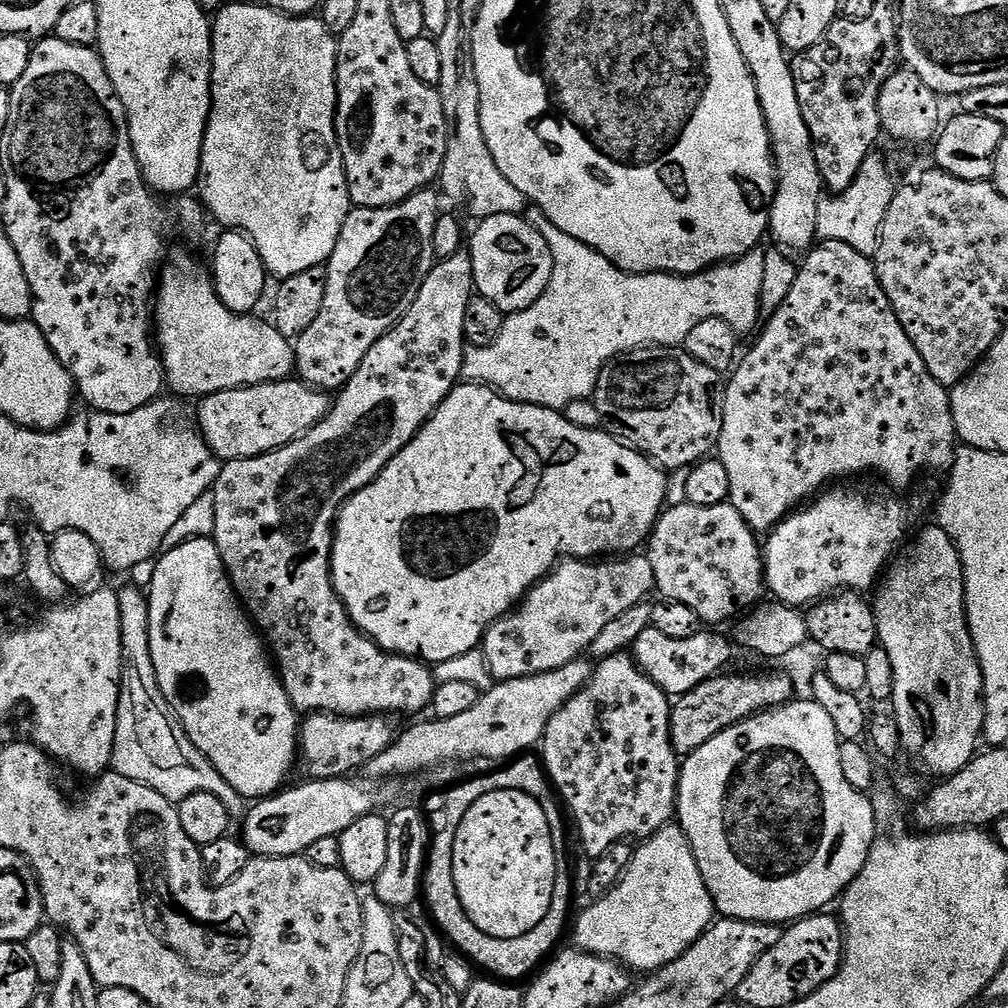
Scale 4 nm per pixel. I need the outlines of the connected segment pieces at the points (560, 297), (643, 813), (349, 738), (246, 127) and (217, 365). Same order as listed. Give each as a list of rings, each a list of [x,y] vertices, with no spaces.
[[[532,206],[529,209],[526,212],[528,223],[546,238],[546,246],[550,246],[554,258],[550,282],[534,306],[525,312],[505,315],[502,334],[498,334],[490,346],[469,347],[465,351],[462,373],[465,381],[486,384],[508,400],[562,410],[570,406],[570,402],[589,399],[595,393],[602,366],[623,352],[645,346],[683,345],[686,334],[690,334],[698,322],[706,322],[706,318],[722,318],[722,322],[730,322],[738,334],[744,334],[752,327],[755,329],[756,322],[761,321],[760,295],[766,263],[763,247],[752,248],[744,256],[725,260],[723,264],[716,264],[693,276],[675,276],[669,272],[623,272],[605,256],[578,242],[578,238],[570,238],[570,234],[558,230],[541,208]]]
[[[619,652],[599,661],[582,690],[550,718],[542,741],[544,771],[570,816],[572,811],[589,857],[598,857],[615,844],[643,842],[673,823],[682,760],[672,744],[672,710],[668,693],[642,671],[628,652]]]
[[[314,712],[303,717],[298,728],[298,760],[308,767],[313,780],[339,780],[351,777],[363,769],[382,750],[391,746],[398,735],[398,728],[387,715],[334,716],[326,712]]]
[[[237,2],[225,3],[215,13],[212,25],[212,109],[208,115],[206,134],[202,142],[202,162],[200,163],[200,179],[198,181],[198,199],[204,205],[207,215],[225,229],[244,232],[254,242],[258,254],[262,258],[264,268],[276,278],[302,274],[302,270],[310,270],[327,265],[334,254],[334,246],[342,234],[342,226],[354,205],[348,193],[346,170],[342,162],[340,147],[336,141],[336,46],[337,37],[324,25],[319,15],[287,16],[263,3],[251,2],[240,5]]]
[[[180,252],[170,260],[163,265],[158,276],[158,295],[154,300],[154,340],[158,345],[158,355],[164,362],[167,387],[173,388],[177,397],[203,398],[222,390],[287,380],[293,375],[296,366],[293,341],[278,334],[275,324],[267,319],[259,320],[256,314],[229,310],[218,298],[209,269],[199,268],[186,253]]]

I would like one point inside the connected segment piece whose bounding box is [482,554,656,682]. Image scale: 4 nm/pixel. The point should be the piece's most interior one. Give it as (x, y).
(564, 612)

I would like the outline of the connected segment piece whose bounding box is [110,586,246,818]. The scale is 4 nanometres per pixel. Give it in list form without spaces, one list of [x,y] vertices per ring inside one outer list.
[[[127,586],[116,593],[118,610],[122,622],[122,658],[124,659],[124,677],[120,683],[120,701],[118,702],[118,718],[114,734],[114,750],[112,751],[111,771],[122,774],[122,778],[130,778],[134,782],[142,782],[142,786],[150,786],[150,790],[158,790],[162,798],[179,802],[190,798],[190,794],[205,792],[214,794],[226,806],[229,817],[240,818],[246,812],[246,800],[218,774],[218,770],[190,742],[186,730],[181,726],[172,708],[166,702],[162,690],[158,686],[158,678],[154,674],[154,658],[150,658],[150,606],[143,587]]]

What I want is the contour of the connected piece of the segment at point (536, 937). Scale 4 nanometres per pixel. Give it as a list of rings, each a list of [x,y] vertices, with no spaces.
[[[551,787],[532,795],[542,806],[542,814],[546,814],[546,822],[550,822],[550,838],[554,842],[554,858],[556,859],[556,877],[554,878],[554,898],[550,902],[550,910],[546,910],[546,918],[534,926],[522,938],[506,938],[499,940],[474,926],[458,898],[458,886],[454,886],[454,864],[448,860],[427,860],[424,862],[422,877],[422,900],[428,903],[427,915],[431,923],[438,929],[441,937],[453,944],[455,951],[471,962],[481,973],[501,982],[520,982],[523,976],[531,977],[557,951],[560,939],[564,936],[564,927],[569,927],[568,907],[572,904],[572,872],[568,869],[568,840],[564,837],[564,816],[561,801]]]

